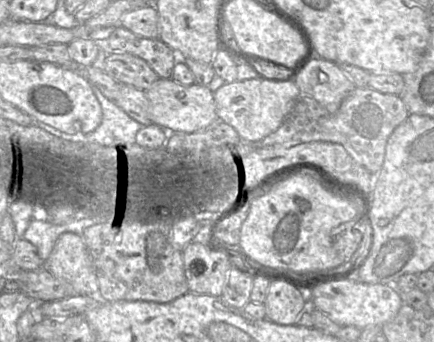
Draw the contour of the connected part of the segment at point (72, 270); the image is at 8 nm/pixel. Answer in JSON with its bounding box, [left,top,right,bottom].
[44,232,99,296]

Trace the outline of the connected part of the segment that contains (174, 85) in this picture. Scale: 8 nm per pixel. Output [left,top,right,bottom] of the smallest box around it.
[145,78,218,133]

